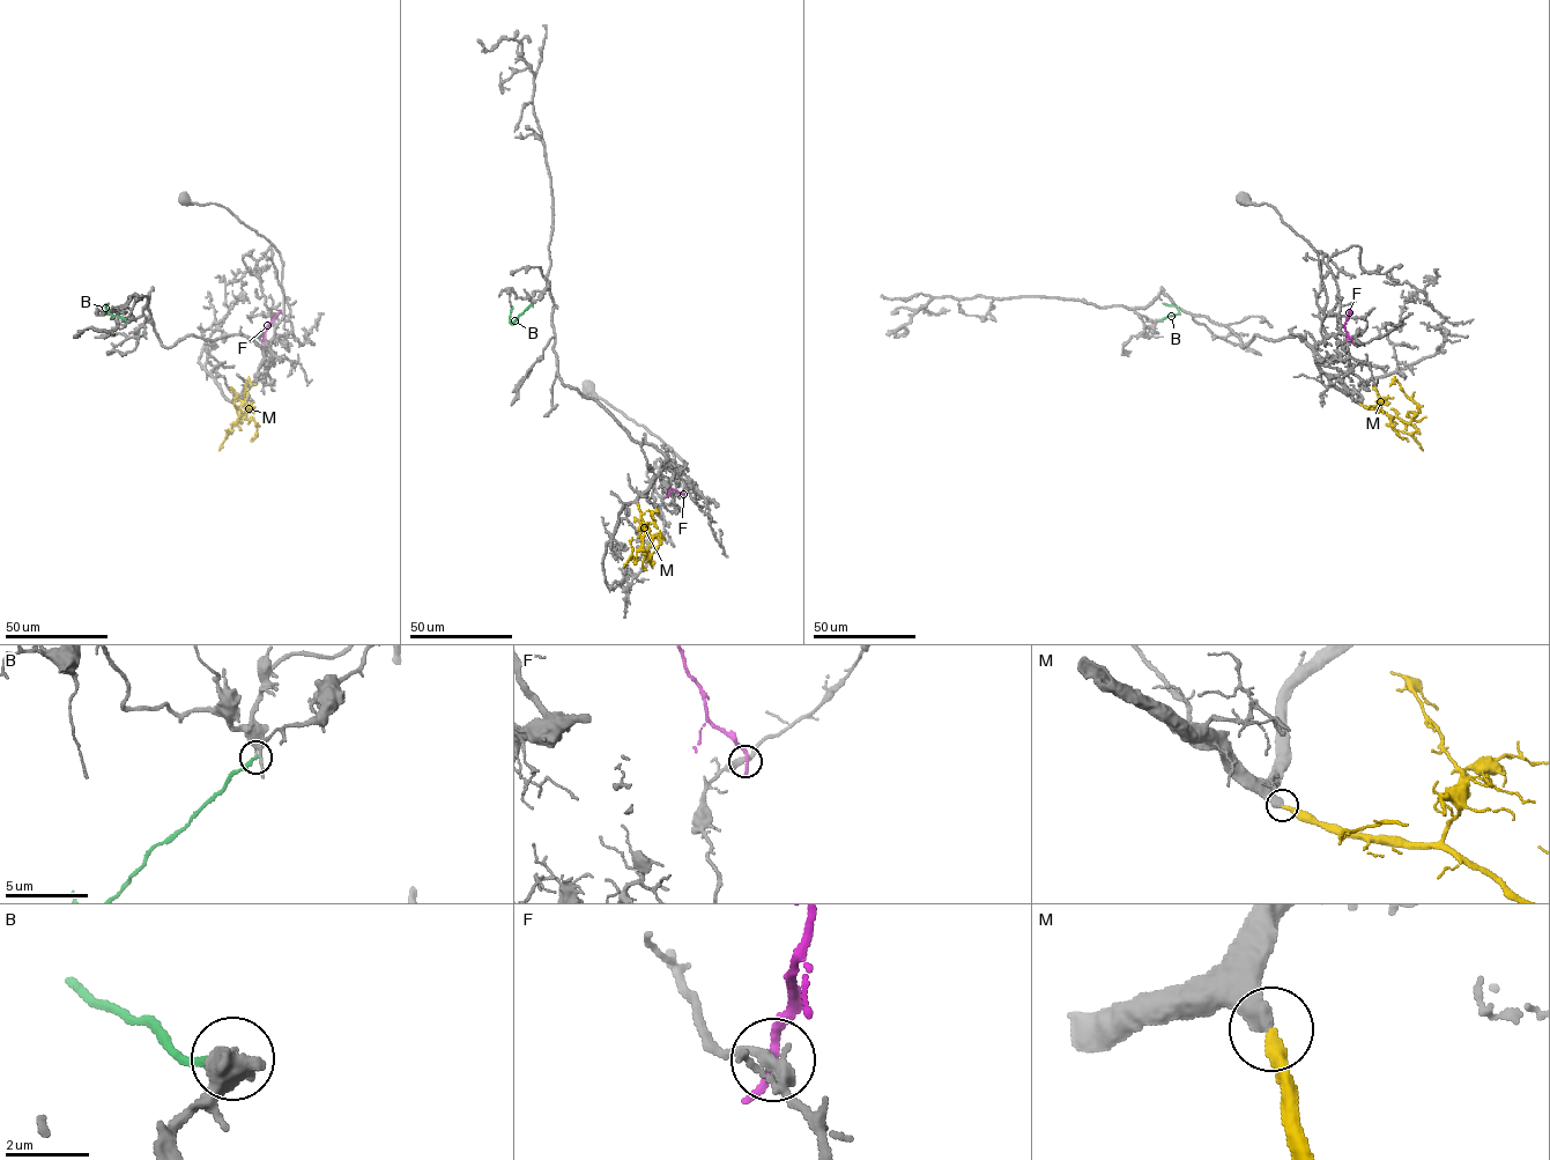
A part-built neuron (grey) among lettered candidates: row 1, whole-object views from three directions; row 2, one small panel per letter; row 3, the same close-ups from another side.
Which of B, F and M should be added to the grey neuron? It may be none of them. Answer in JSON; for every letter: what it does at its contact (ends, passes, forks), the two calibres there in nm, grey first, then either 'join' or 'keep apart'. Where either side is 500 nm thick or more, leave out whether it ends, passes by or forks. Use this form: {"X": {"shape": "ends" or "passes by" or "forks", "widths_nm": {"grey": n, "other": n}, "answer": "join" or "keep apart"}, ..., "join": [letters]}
{"B": {"shape": "ends", "widths_nm": {"grey": 160, "other": 240}, "answer": "keep apart"}, "F": {"shape": "ends", "widths_nm": {"grey": 300, "other": 260}, "answer": "keep apart"}, "M": {"shape": "ends", "widths_nm": {"grey": 440, "other": 300}, "answer": "join"}, "join": ["M"]}

